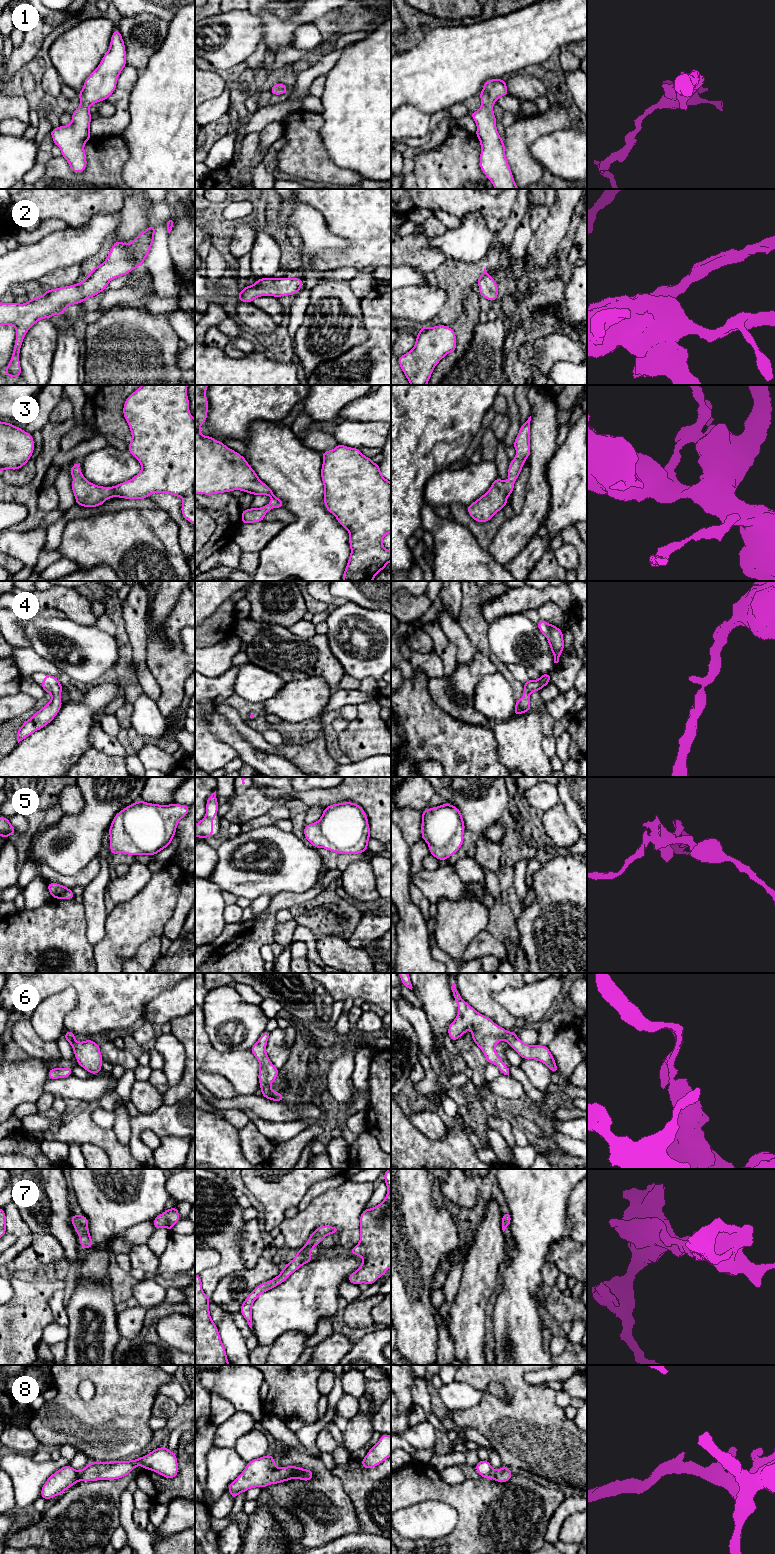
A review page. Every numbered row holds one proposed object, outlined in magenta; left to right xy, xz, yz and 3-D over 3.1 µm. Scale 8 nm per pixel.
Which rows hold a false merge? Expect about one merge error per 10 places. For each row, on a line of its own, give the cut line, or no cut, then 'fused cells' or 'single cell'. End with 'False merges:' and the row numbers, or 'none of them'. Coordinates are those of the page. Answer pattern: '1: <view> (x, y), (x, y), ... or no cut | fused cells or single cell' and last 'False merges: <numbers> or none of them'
1: no cut | single cell
2: no cut | single cell
3: no cut | single cell
4: no cut | single cell
5: no cut | single cell
6: no cut | single cell
7: no cut | single cell
8: no cut | single cell
False merges: none of them

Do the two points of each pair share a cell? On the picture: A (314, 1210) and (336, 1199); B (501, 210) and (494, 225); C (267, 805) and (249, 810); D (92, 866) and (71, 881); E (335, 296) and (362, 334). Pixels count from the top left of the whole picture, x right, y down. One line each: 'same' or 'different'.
A: same
B: same
C: same
D: same
E: same

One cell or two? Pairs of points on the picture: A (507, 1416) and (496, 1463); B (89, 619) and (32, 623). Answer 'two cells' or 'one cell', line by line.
A: two cells
B: two cells

